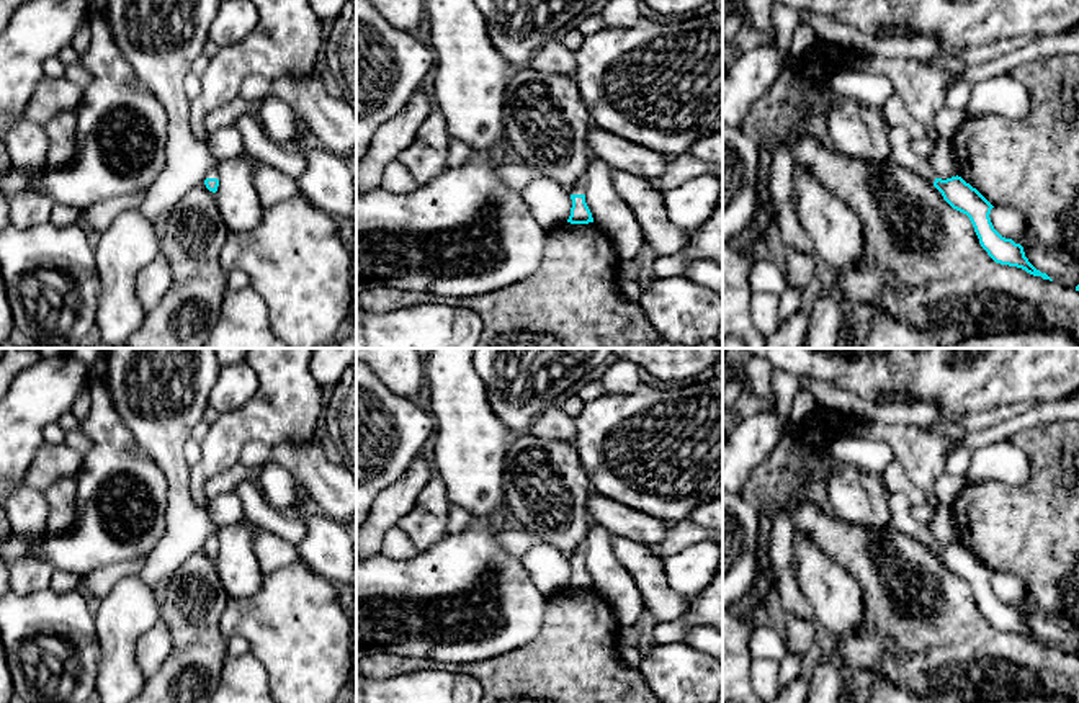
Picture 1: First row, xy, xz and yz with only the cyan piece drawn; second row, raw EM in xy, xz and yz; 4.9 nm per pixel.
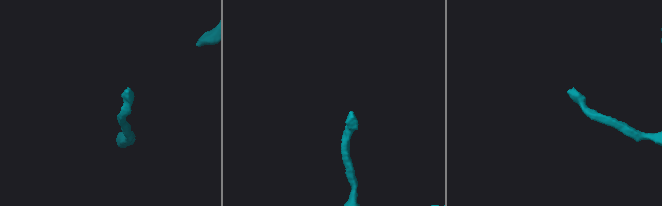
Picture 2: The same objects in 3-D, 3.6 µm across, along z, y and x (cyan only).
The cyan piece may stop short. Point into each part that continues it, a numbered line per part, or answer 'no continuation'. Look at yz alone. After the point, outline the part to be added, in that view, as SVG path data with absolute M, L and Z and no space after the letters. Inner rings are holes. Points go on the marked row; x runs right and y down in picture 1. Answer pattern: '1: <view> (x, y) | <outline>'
1: yz (899, 139) | M891 126L888 129L888 139L889 139L889 147L891 147L891 159L898 165L902 165L902 167L912 170L914 173L920 175L924 180L927 180L930 183L935 181L937 177L932 172L930 165L925 162L925 159L917 157L911 150L912 137L906 128Z

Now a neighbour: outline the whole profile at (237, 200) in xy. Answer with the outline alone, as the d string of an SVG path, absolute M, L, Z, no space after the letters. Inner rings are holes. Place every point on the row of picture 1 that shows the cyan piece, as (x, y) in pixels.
M244 155L217 162L219 186L216 203L229 232L250 231L260 224L265 206L262 204L250 162Z

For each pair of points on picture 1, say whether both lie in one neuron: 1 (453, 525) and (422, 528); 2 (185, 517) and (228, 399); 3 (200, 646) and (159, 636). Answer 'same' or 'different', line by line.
1: different
2: different
3: different

